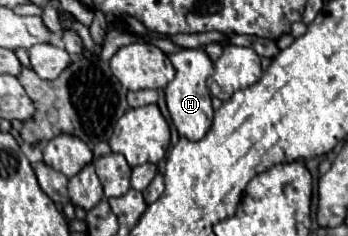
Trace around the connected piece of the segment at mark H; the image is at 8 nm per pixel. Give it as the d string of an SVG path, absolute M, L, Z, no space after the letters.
M183 49L175 55L169 55L169 59L177 69L175 79L165 87L165 99L172 124L177 127L181 137L189 141L199 141L205 137L213 123L211 93L207 89L207 79L213 75L213 63L201 49Z

